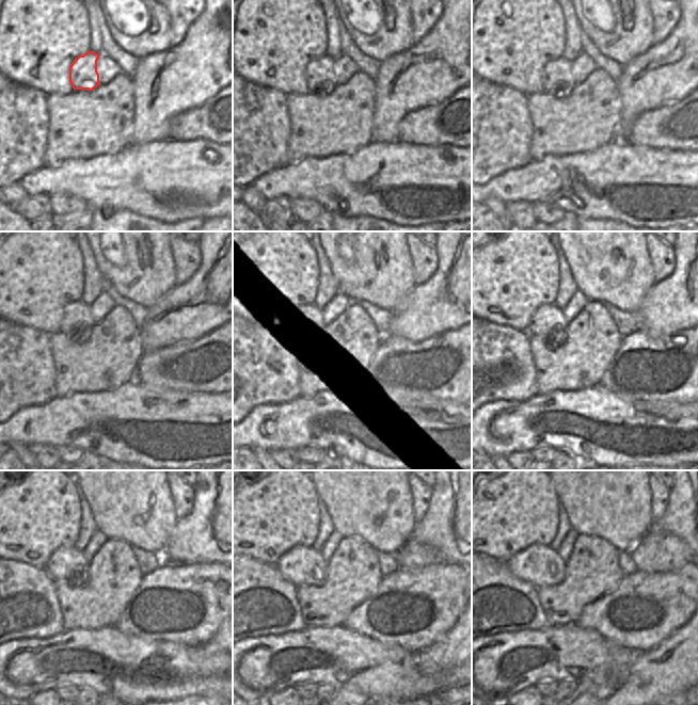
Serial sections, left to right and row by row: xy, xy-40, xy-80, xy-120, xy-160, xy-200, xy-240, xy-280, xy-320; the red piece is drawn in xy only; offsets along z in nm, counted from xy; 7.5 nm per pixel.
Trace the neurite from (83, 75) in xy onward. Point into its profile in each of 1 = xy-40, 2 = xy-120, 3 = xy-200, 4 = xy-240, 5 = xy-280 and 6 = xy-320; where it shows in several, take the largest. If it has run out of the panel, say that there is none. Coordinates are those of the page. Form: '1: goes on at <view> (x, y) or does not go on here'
1: goes on at xy-40 (320, 76)
2: goes on at xy-120 (77, 317)
3: goes on at xy-200 (548, 320)
4: goes on at xy-240 (69, 564)
5: goes on at xy-280 (301, 564)
6: goes on at xy-320 (540, 565)

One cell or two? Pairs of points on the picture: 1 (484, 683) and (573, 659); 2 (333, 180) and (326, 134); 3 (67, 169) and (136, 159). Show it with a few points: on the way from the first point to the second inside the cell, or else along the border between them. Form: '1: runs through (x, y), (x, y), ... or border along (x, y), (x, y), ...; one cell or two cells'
1: runs through (506, 683), (517, 686), (540, 667), (551, 662); one cell
2: border along (353, 151), (326, 157), (304, 158); two cells
3: runs through (84, 169), (119, 169); one cell

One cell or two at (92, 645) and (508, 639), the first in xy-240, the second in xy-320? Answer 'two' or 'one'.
one

